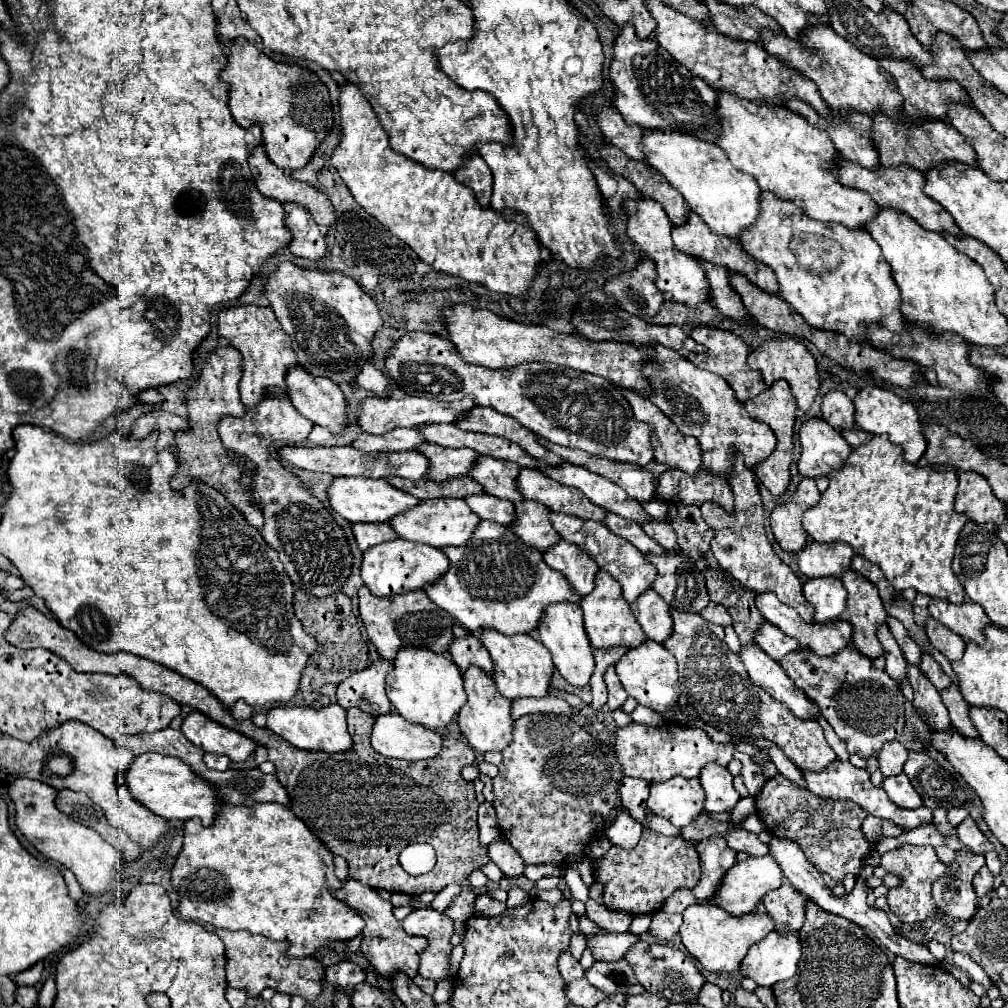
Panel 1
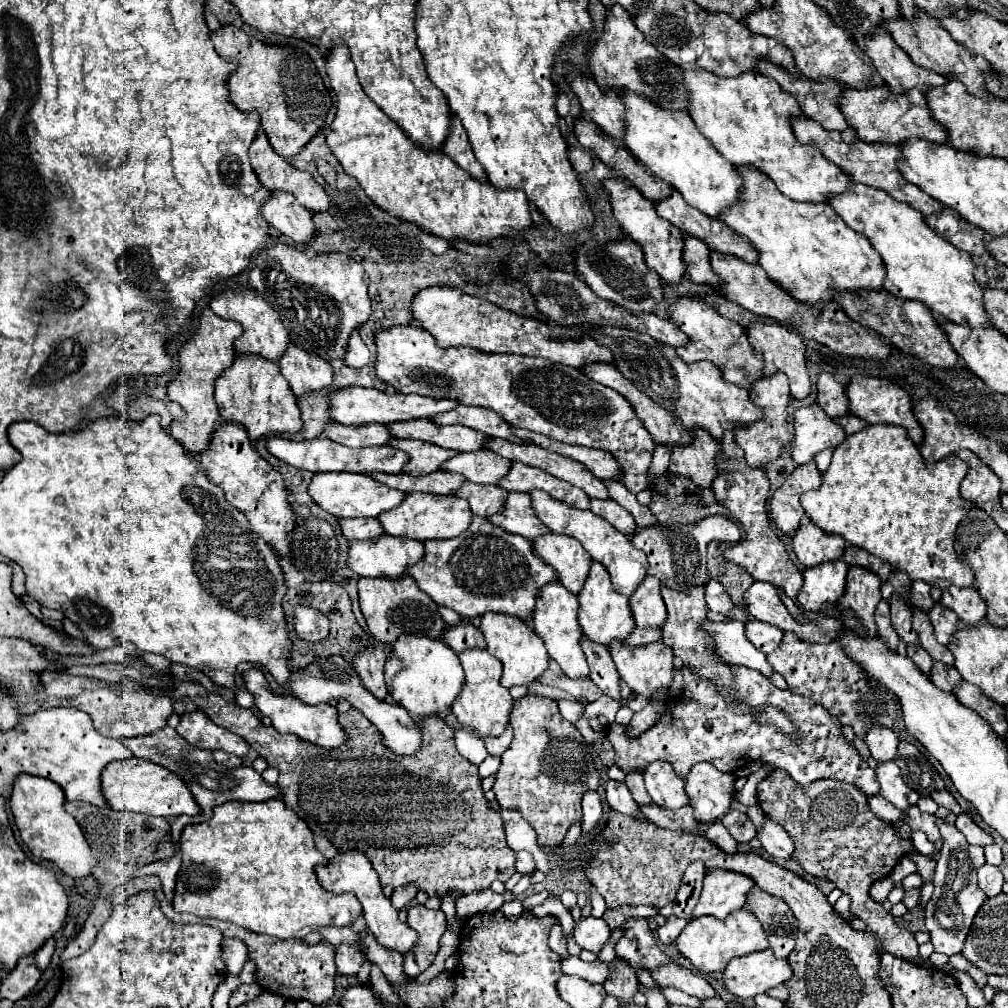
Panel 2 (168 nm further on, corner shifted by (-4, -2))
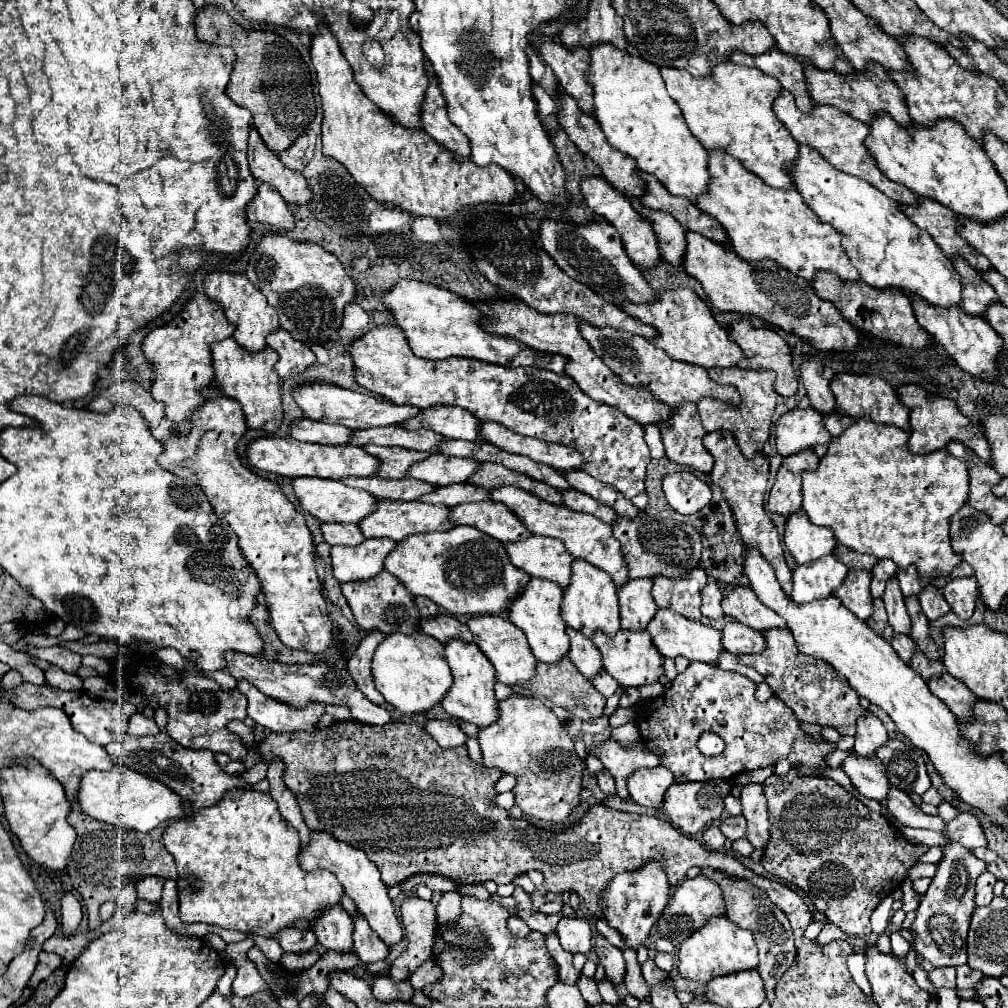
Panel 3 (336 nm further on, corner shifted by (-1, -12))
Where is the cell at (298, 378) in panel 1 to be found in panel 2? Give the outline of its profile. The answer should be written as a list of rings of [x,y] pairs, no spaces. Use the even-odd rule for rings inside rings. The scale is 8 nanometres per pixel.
[[[294,343],[288,345],[280,361],[280,373],[290,383],[296,397],[304,397],[310,391],[322,391],[332,385],[334,373],[328,361],[316,359],[306,351],[300,351]]]

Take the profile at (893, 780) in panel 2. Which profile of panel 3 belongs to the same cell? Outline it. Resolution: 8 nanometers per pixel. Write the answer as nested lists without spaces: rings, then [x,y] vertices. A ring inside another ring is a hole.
[[[851,751],[847,759],[843,759],[841,769],[847,773],[851,783],[871,799],[885,799],[887,797],[887,775],[885,775],[885,765],[877,757],[861,757]]]

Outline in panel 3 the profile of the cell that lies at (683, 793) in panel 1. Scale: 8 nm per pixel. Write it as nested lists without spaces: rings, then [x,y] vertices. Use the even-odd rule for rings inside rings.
[[[663,765],[655,769],[637,769],[627,777],[629,797],[635,799],[635,803],[653,809],[661,807],[665,789],[669,789],[671,783],[675,783],[673,773]]]

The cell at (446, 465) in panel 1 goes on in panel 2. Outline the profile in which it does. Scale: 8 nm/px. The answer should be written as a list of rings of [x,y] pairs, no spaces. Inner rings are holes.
[[[392,439],[392,447],[402,449],[404,453],[410,455],[410,463],[404,467],[404,473],[420,477],[420,475],[430,475],[434,471],[442,469],[442,463],[458,455],[454,449],[444,449],[436,447],[426,441],[408,441],[408,439]]]

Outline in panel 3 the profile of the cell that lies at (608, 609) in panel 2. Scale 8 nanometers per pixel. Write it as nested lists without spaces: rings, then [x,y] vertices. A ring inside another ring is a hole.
[[[575,559],[571,565],[571,583],[563,591],[563,603],[561,603],[561,617],[565,623],[577,631],[581,631],[585,637],[591,637],[593,631],[601,629],[607,635],[615,635],[619,627],[619,601],[617,601],[617,589],[609,575],[605,575],[595,565],[589,565],[587,561]]]

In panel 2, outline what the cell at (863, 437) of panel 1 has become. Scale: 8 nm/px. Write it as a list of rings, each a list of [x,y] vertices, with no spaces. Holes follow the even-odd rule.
[[[848,415],[848,417],[844,417],[844,421],[842,421],[842,427],[844,427],[846,435],[854,435],[854,433],[862,431],[866,425],[864,425],[864,421],[862,421],[862,419],[856,419],[854,415]]]

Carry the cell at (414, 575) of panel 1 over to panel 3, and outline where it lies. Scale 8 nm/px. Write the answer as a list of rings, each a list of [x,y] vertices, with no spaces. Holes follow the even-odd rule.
[[[365,539],[355,547],[333,547],[331,567],[339,583],[365,581],[383,571],[385,557],[395,549],[393,539]]]

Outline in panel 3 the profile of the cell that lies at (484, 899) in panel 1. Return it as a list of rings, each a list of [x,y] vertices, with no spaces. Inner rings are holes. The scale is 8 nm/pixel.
[[[511,917],[511,919],[509,919],[509,931],[511,931],[513,935],[517,935],[517,937],[527,937],[531,929],[527,927],[527,923],[525,923],[523,919]]]

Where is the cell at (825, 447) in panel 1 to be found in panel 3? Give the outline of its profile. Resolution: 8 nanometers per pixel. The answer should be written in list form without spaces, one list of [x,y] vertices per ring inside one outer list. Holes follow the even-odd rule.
[[[791,409],[775,425],[775,447],[781,457],[789,457],[817,443],[829,443],[831,433],[823,425],[823,415],[815,409]]]

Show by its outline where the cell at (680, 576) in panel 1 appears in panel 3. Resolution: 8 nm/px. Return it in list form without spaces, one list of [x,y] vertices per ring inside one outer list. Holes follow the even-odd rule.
[[[639,511],[639,515],[633,519],[617,515],[611,527],[613,527],[613,537],[621,543],[621,553],[629,569],[629,579],[653,577],[653,573],[665,573],[665,577],[681,577],[681,573],[689,573],[689,569],[695,569],[701,559],[701,549],[703,549],[701,533],[697,533],[697,529],[693,527],[685,527],[683,523],[675,523],[673,517],[655,517],[655,513]]]

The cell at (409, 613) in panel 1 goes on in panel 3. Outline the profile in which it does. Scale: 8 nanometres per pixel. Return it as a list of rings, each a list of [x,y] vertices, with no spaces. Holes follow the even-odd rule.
[[[381,571],[379,575],[367,579],[367,581],[355,581],[355,583],[341,583],[341,591],[343,597],[347,599],[353,617],[357,621],[357,625],[363,631],[369,629],[381,629],[385,635],[389,633],[415,633],[417,623],[419,623],[419,609],[413,603],[413,595],[407,593],[407,589],[401,585],[401,581],[397,581],[397,577],[393,577],[389,571]]]

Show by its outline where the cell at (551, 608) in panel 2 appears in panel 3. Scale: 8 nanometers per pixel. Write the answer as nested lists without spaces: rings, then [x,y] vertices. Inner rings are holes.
[[[533,577],[525,585],[525,589],[519,593],[519,597],[513,599],[513,603],[509,605],[509,613],[507,613],[509,621],[525,633],[533,655],[539,661],[545,661],[545,663],[559,661],[569,651],[569,637],[565,633],[567,625],[565,625],[565,621],[561,619],[561,613],[559,613],[561,595],[563,595],[563,589],[557,583]]]

